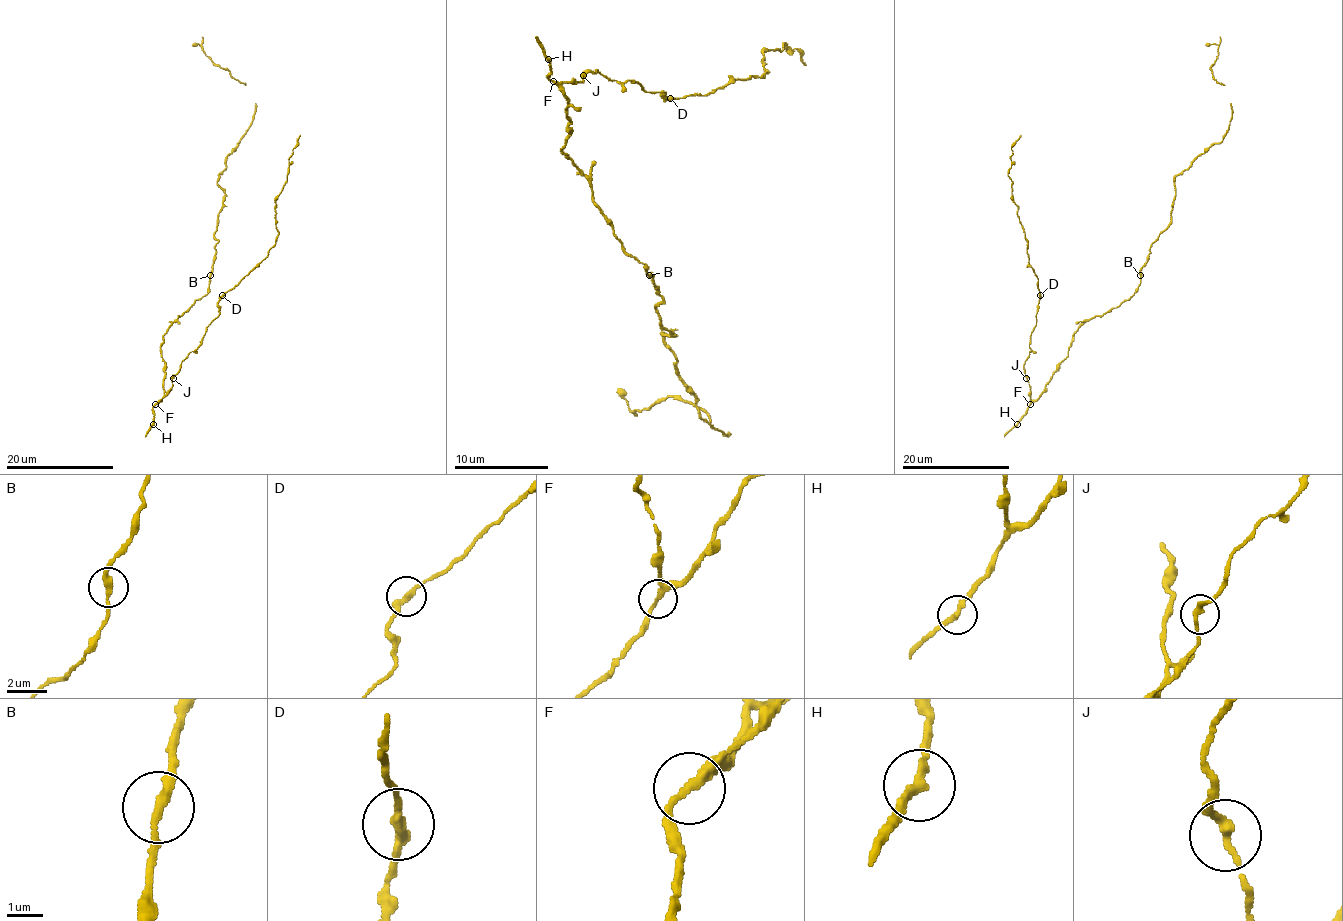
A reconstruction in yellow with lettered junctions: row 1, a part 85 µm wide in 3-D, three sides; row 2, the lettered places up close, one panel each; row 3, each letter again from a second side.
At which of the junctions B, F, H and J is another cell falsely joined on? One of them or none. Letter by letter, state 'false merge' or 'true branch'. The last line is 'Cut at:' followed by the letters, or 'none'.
B: true branch
F: true branch
H: true branch
J: true branch
Cut at: none

